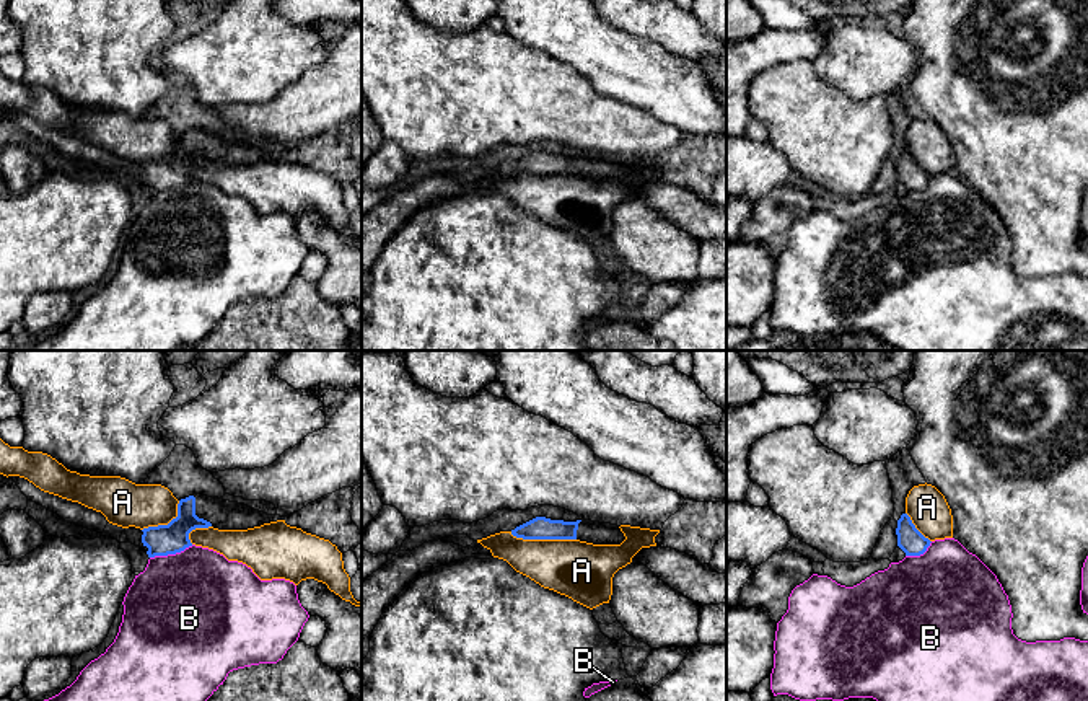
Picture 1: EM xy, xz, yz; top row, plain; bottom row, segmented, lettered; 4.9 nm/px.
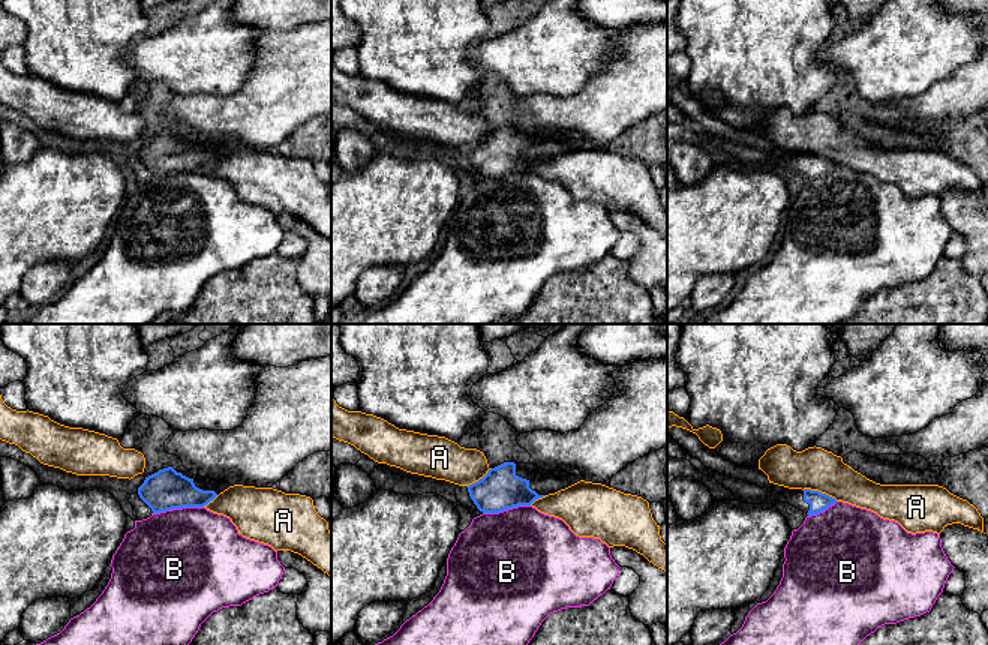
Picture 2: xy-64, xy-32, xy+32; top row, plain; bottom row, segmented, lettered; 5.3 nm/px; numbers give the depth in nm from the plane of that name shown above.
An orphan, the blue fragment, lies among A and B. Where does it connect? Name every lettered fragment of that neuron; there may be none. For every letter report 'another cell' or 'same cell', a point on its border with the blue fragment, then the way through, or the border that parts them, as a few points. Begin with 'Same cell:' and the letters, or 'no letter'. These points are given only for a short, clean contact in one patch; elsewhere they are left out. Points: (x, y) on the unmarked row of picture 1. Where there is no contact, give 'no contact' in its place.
Same cell: no letter
A: another cell; meets blue in xz at (543, 173)
B: another cell; meets blue in xy at (171, 188); border along xy (193, 180), (175, 188), (150, 193)

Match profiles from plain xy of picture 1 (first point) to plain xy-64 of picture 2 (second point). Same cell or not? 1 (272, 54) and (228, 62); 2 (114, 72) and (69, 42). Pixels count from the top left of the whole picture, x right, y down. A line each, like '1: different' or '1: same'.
1: same
2: same

